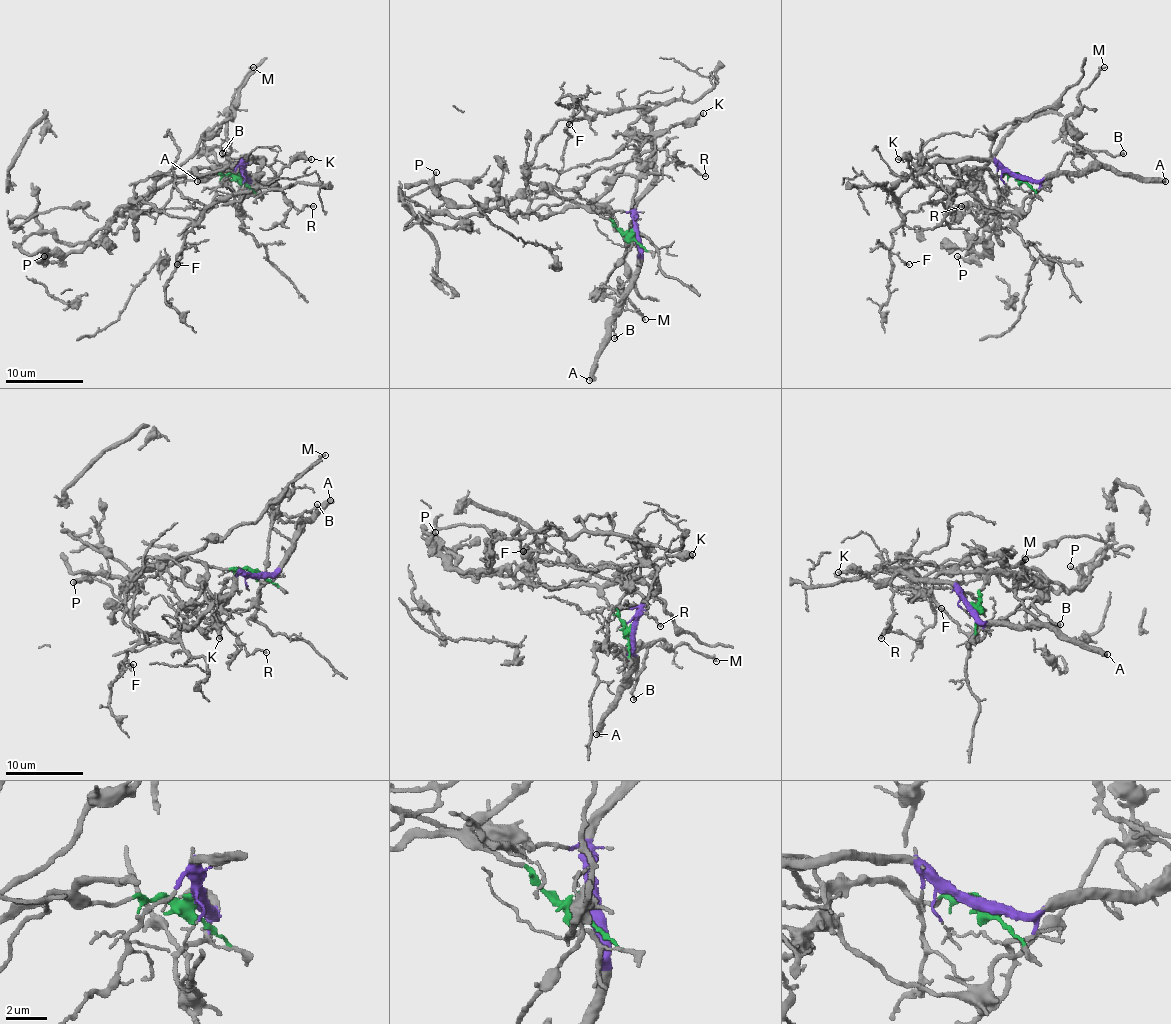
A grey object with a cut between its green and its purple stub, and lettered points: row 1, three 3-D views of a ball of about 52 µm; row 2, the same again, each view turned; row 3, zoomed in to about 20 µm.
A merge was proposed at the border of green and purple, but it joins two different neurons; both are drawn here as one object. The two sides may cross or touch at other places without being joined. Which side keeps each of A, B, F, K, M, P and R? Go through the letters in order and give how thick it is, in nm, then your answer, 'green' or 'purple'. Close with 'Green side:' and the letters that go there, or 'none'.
A: calibre 500 nm; purple
B: calibre 170 nm; green
F: calibre 110 nm; purple
K: calibre 280 nm; green
M: calibre 190 nm; purple
P: calibre 160 nm; green
R: calibre 150 nm; purple
Green side: B, K, P

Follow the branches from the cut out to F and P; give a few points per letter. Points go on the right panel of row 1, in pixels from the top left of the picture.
F: (1017, 176), (988, 160), (934, 160), (905, 176), (892, 189), (901, 222), (892, 232), (890, 249), (909, 265)
P: (1017, 176), (992, 174), (1000, 189), (1000, 213), (986, 224), (983, 240), (990, 253), (967, 259), (957, 255)

